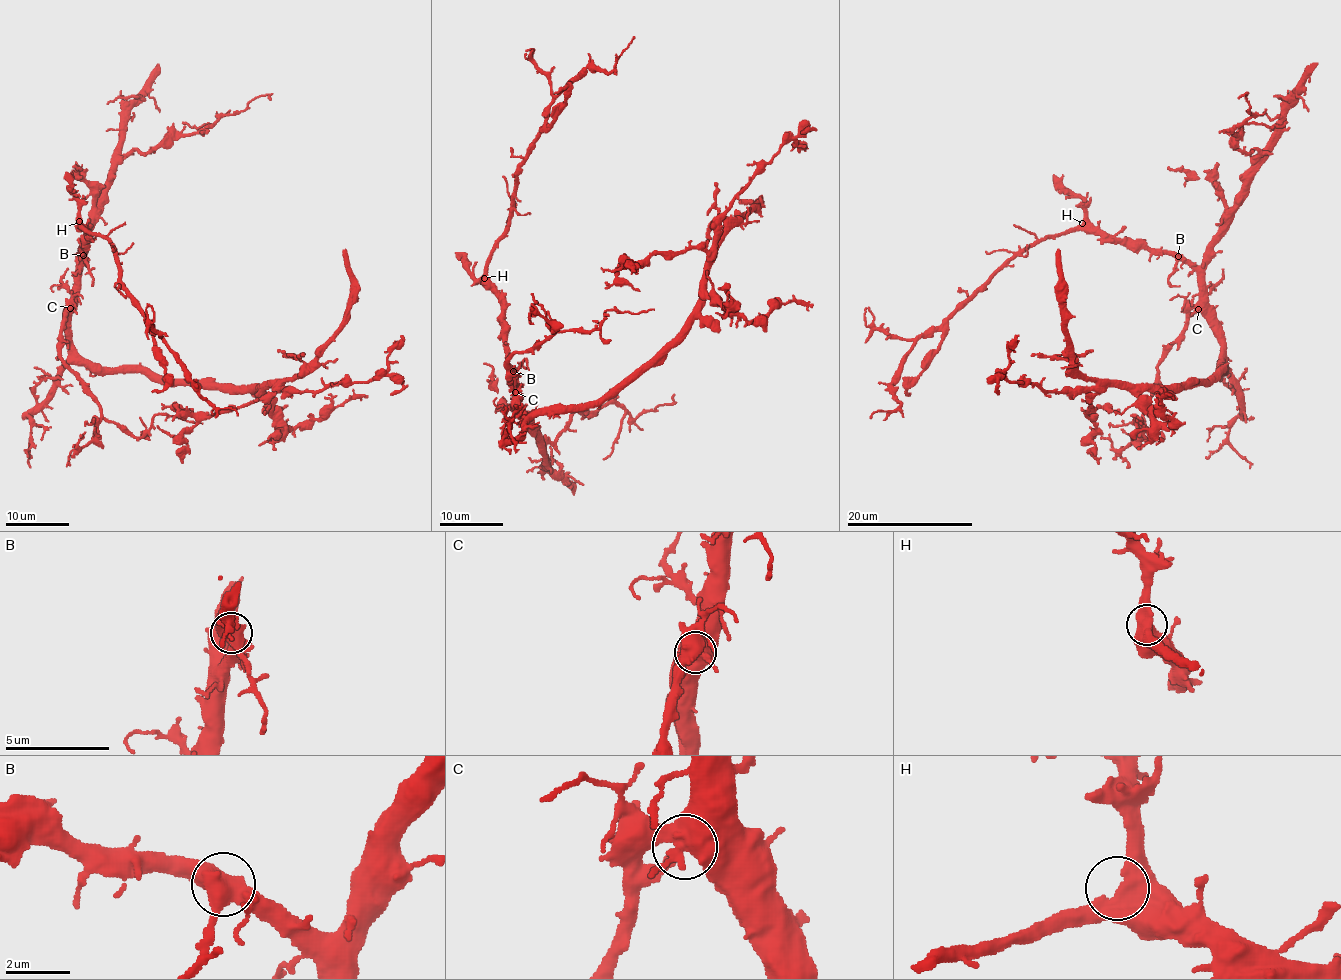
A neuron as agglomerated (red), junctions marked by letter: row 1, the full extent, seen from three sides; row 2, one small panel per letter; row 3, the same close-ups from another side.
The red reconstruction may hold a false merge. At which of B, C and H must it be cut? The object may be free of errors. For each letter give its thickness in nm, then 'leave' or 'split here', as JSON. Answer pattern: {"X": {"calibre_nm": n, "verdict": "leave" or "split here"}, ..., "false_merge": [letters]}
{"B": {"calibre_nm": 550, "verdict": "leave"}, "C": {"calibre_nm": 480, "verdict": "leave"}, "H": {"calibre_nm": 460, "verdict": "leave"}, "false_merge": []}

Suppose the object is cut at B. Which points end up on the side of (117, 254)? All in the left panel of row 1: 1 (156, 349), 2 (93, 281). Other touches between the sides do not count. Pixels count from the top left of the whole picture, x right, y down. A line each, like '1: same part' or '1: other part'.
1: same part
2: other part

